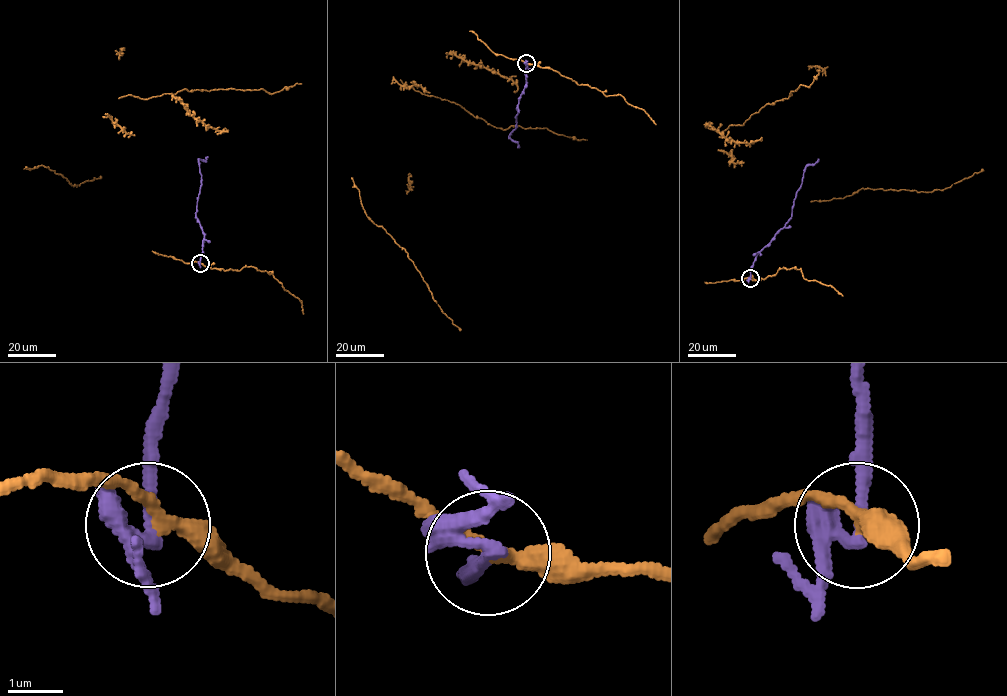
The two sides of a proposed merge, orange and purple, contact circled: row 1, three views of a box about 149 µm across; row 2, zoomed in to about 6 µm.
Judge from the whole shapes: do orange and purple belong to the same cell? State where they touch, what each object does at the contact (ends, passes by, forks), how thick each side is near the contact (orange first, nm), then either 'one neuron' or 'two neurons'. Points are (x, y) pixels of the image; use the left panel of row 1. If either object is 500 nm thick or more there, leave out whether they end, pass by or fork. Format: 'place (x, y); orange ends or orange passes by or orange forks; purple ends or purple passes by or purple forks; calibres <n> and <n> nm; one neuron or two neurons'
place (200, 263); orange passes by; purple forks; calibres 240 and 170 nm; two neurons

